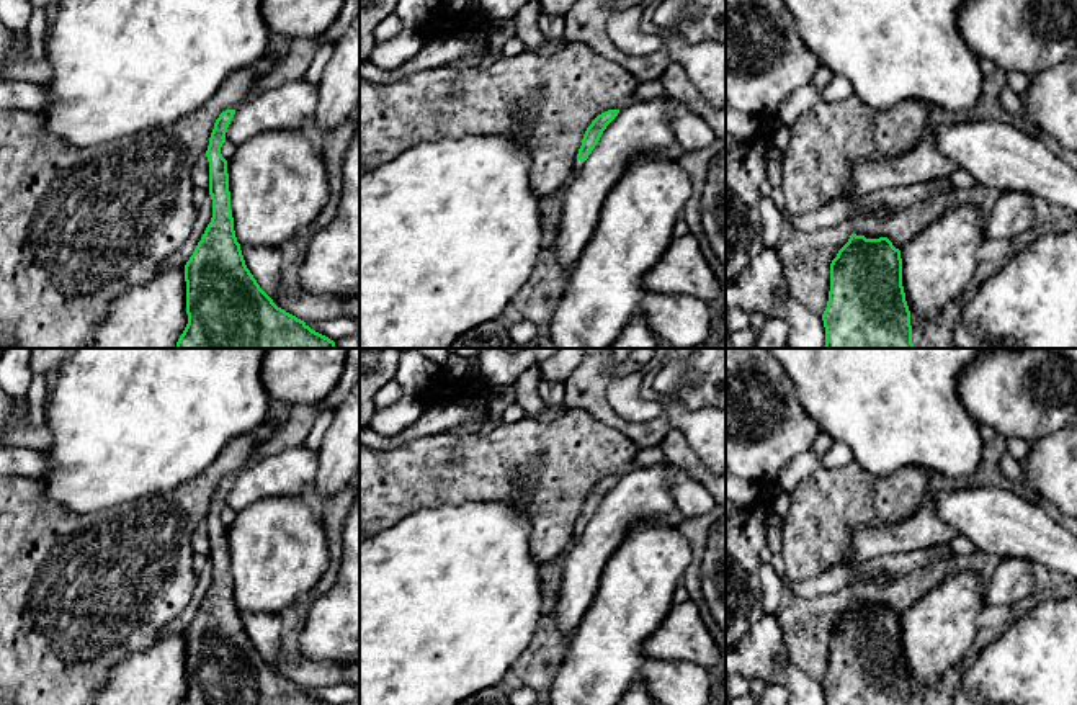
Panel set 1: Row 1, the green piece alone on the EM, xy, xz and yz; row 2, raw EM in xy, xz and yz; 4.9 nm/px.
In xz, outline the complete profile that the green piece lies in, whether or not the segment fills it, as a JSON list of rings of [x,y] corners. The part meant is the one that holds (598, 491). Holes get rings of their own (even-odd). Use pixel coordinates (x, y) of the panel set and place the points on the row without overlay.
[[[608,476],[598,481],[592,491],[587,494],[579,520],[574,525],[574,540],[577,541],[583,533],[595,512],[598,510],[606,492],[618,483],[619,476]]]

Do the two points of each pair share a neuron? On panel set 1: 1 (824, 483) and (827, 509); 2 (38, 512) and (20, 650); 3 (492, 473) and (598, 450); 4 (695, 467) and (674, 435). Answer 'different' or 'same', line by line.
1: same
2: same
3: same
4: same

